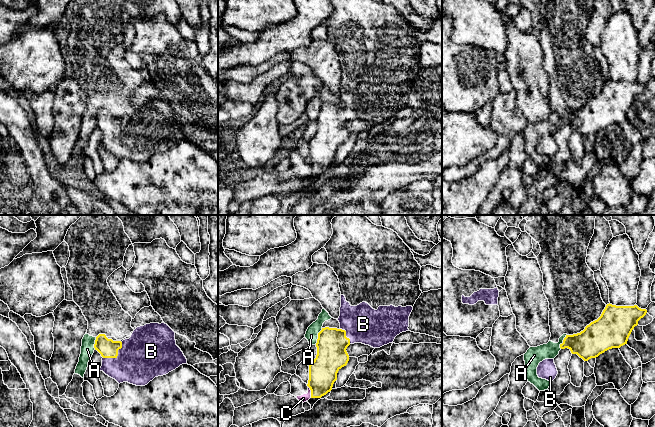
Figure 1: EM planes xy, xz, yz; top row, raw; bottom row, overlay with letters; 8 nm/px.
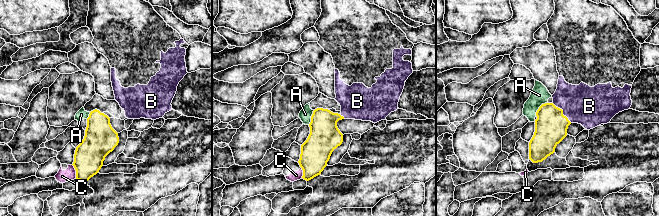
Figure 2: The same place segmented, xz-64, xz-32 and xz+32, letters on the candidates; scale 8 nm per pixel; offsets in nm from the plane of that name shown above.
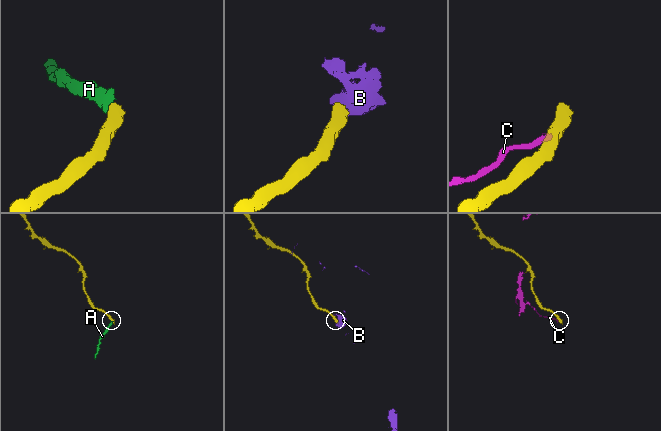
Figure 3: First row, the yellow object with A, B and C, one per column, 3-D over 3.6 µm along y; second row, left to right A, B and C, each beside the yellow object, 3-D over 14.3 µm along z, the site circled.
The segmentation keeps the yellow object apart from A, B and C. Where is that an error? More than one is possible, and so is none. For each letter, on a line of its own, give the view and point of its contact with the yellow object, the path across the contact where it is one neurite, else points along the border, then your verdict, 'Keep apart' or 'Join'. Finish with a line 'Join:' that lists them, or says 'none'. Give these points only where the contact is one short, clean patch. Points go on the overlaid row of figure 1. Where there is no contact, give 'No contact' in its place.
A: Touches yellow at xz (318, 336). Boundary: xz (322, 328), (318, 333), (315, 344). Keep apart
B: Touches yellow at xy (116, 356). Path across: xy (108, 348), (116, 356), (147, 354). Join
C: Touches yellow at xz (311, 392). Boundary: xz (308, 386), (311, 397). Keep apart
Join: B

